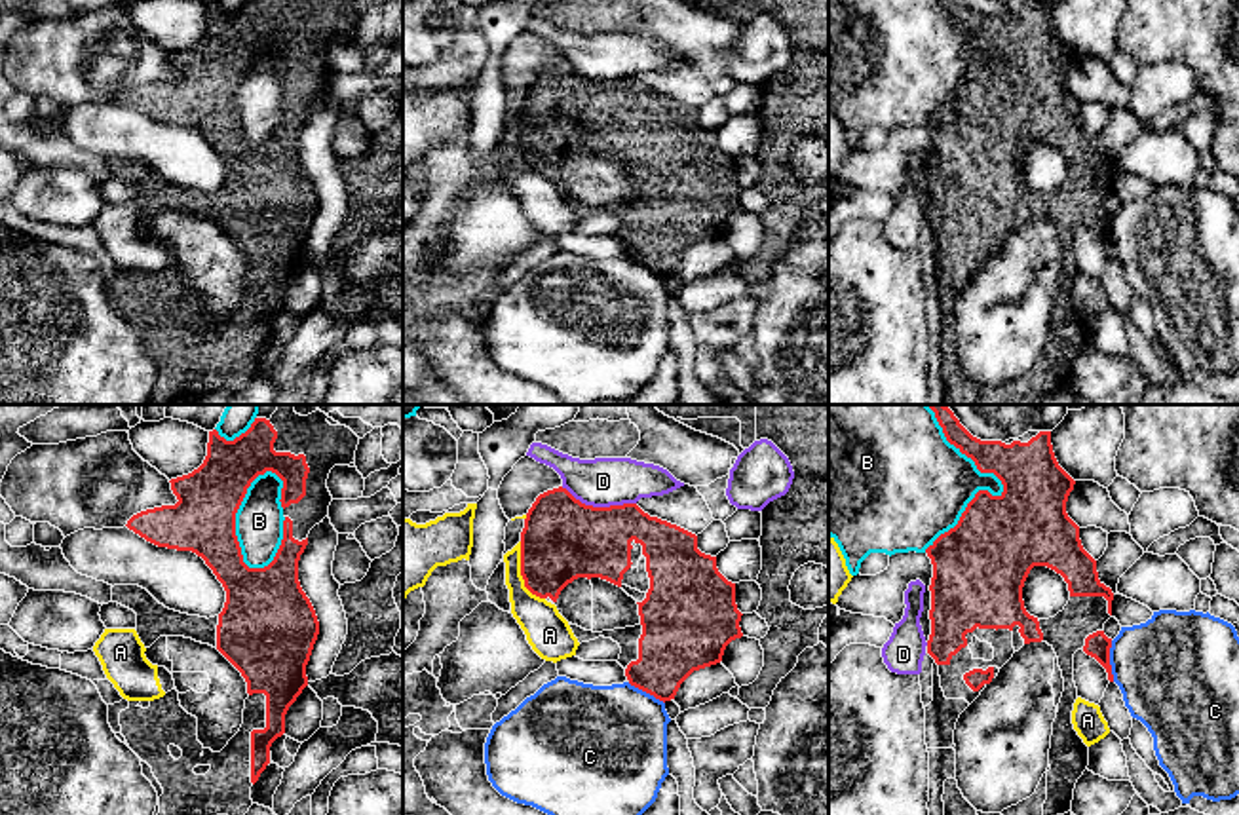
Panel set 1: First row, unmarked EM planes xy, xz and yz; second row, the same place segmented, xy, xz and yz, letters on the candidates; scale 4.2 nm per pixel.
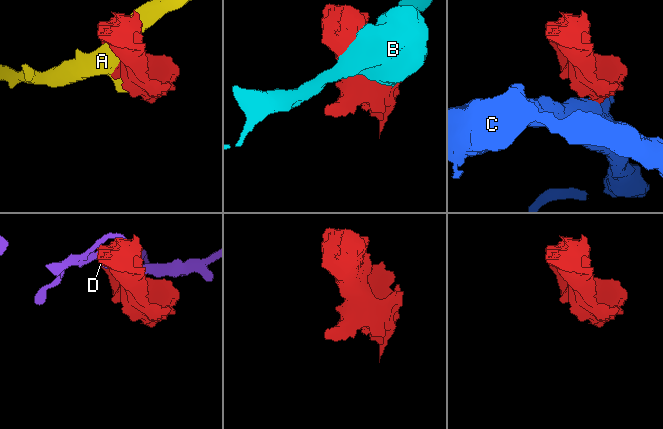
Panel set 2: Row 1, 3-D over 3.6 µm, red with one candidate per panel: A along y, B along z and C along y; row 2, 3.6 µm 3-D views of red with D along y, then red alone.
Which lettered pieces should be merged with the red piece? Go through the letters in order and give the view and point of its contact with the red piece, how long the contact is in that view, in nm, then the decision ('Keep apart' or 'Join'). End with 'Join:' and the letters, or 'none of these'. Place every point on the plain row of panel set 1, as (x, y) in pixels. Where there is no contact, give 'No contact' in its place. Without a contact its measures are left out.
A: Touches red at xz (521, 149). Shared border 260 nm. Keep apart
B: Touches red at xy (234, 92). Shared border 440 nm. Keep apart
C: Touches red at yz (1108, 236). Shared border 180 nm. Keep apart
D: Touches red at xz (599, 82). Shared border 320 nm. Keep apart
Join: none of these

